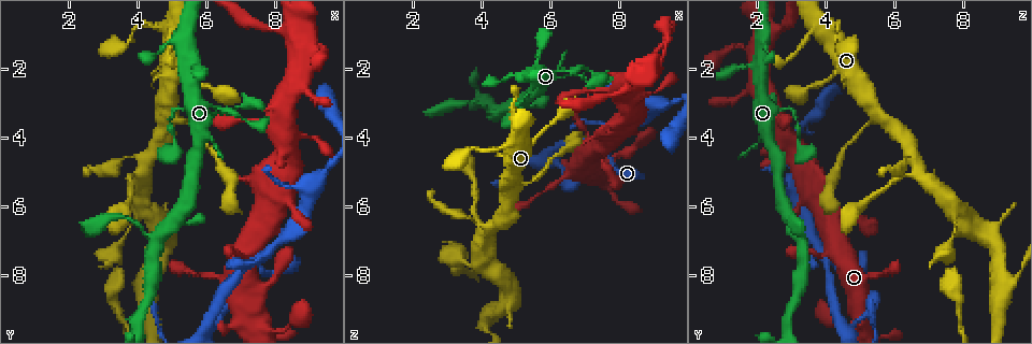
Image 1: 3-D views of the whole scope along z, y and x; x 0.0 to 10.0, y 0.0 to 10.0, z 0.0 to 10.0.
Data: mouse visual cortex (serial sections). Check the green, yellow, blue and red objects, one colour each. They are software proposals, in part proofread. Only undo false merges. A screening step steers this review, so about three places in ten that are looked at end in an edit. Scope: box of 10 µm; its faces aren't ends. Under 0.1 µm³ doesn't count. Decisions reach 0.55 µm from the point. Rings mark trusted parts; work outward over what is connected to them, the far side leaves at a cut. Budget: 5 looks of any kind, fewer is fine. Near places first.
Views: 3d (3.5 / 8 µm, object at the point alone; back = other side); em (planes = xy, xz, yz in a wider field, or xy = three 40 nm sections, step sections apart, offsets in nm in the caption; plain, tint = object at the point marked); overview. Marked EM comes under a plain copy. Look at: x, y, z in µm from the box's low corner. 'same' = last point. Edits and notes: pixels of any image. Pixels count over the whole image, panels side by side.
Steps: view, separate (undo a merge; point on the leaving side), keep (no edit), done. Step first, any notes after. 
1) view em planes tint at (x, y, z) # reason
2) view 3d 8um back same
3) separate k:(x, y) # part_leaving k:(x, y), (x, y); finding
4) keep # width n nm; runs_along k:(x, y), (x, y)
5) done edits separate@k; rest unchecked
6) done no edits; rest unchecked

view 3d 3.5um at (7.40, 7.65, 4.10) # sharp bend

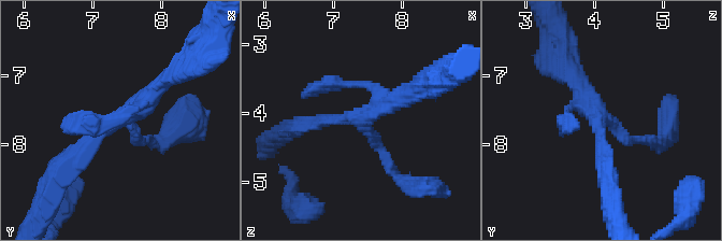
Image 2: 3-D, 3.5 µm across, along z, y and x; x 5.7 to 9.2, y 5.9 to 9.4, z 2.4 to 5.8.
view em xy step 5 tint at (7.50, 7.65, 4.10) # need the tissue

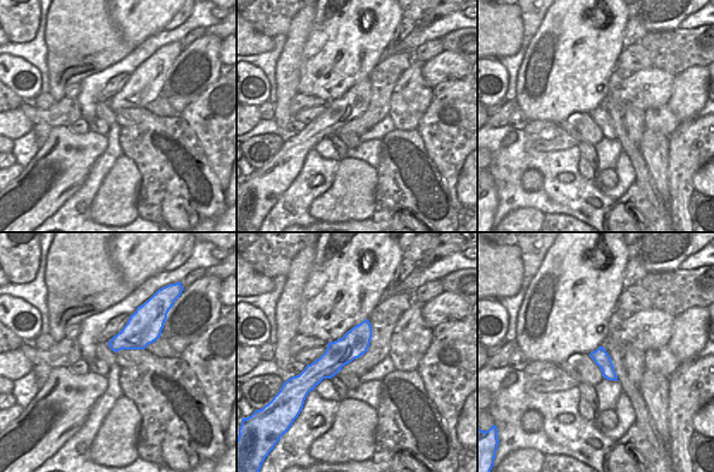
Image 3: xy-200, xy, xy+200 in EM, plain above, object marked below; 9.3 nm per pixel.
keep # runs_along 2:(653, 140), (620, 137), (590, 111), (574, 71); one cell here

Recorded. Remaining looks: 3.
view 3d 3.5um at (4.85, 3.35, 5.40)

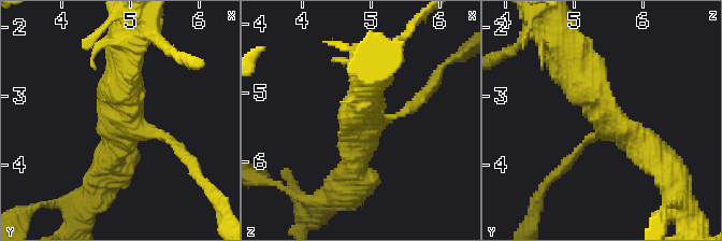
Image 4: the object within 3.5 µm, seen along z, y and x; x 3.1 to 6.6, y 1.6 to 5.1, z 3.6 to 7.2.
view em xy step 5 tint at (4.90, 3.30, 5.45) # now the EM

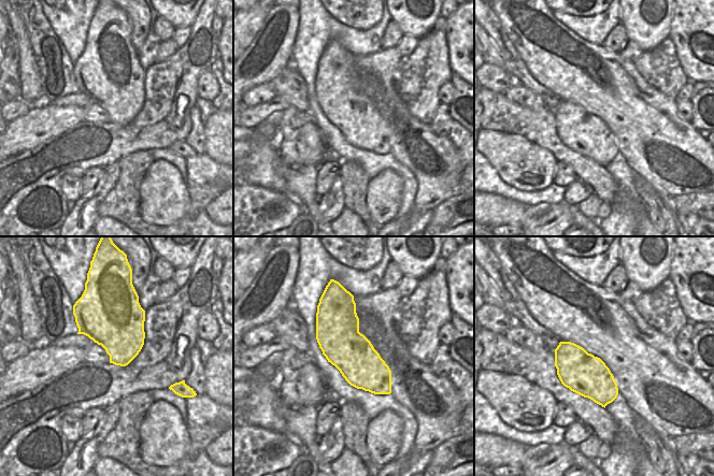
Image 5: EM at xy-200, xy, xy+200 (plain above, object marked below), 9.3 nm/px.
keep # runs_along 4:(569, 53), (605, 123), (658, 158); continuous, no second cell

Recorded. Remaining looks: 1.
done no edits; rest unchecked

